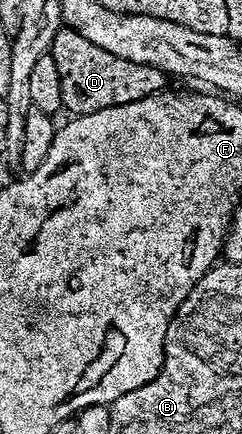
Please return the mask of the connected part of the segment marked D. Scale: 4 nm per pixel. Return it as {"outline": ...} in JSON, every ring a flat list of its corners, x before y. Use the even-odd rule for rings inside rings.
{"outline":[[61,27,52,43,50,55,60,78,62,108,72,116,85,116,110,106,125,105,152,96,167,87,166,74,157,67,118,58,94,42,87,41,73,28]]}

